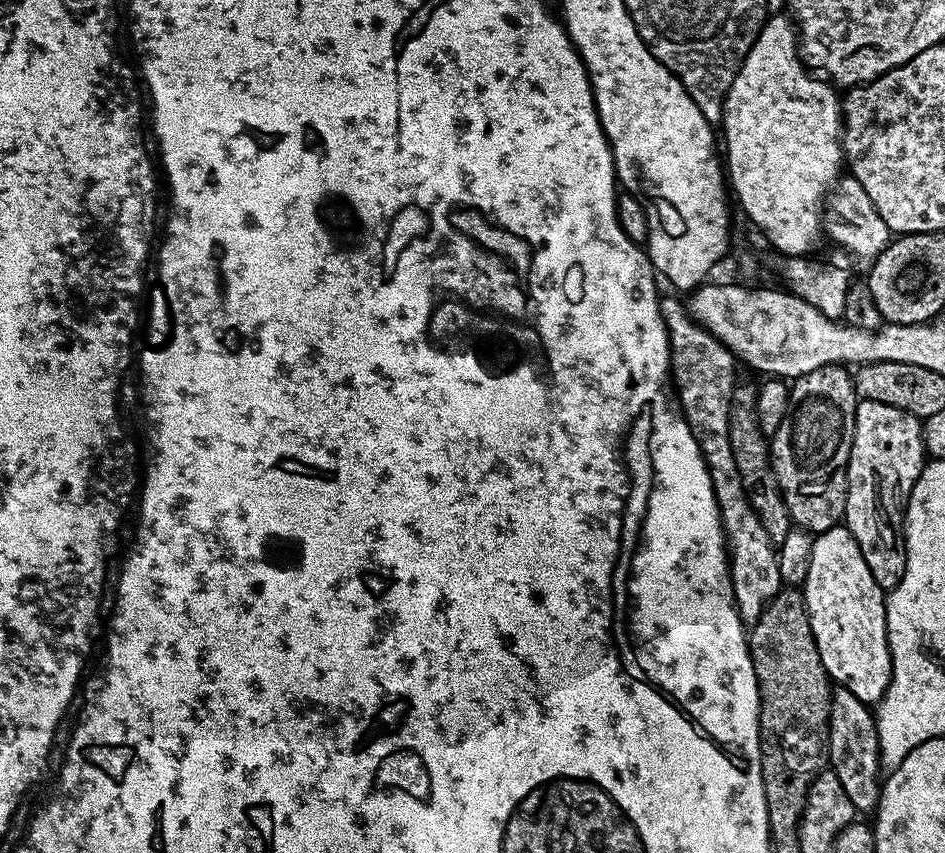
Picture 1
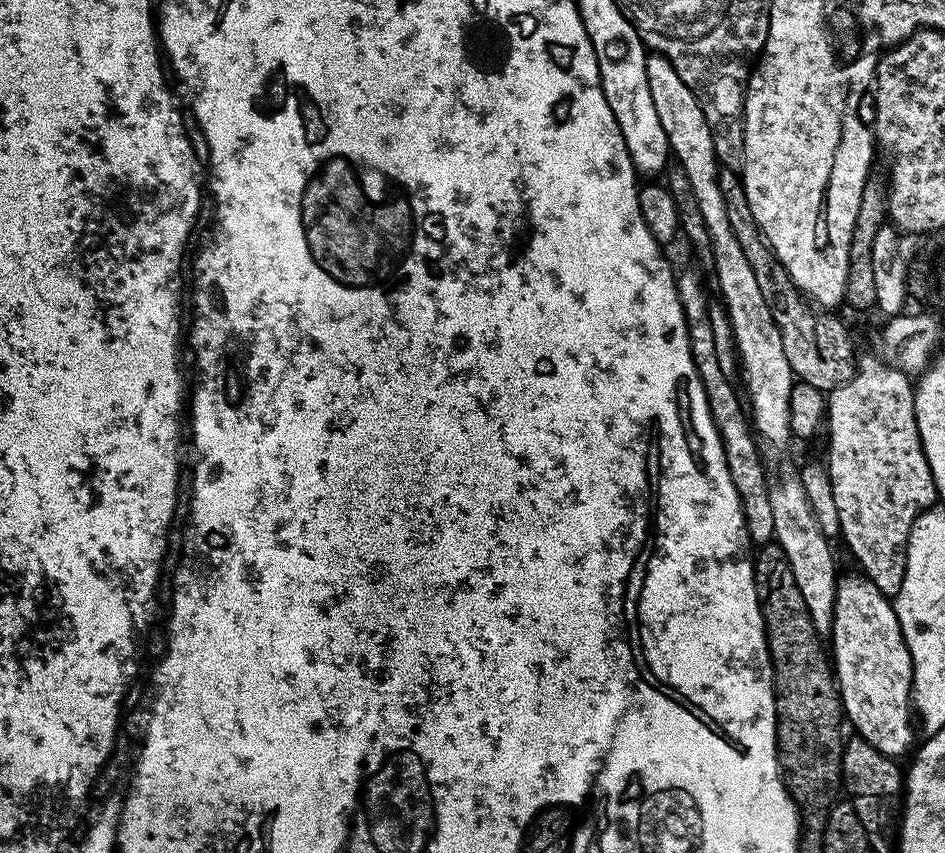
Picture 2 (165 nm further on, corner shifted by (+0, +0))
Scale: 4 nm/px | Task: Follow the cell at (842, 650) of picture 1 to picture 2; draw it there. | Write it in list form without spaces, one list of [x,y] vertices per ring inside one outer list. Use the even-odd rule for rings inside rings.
[[[841,575],[836,582],[836,597],[834,598],[834,618],[830,641],[830,664],[840,690],[840,702],[843,715],[856,727],[855,735],[859,739],[870,742],[874,750],[893,758],[911,749],[912,728],[914,732],[914,709],[912,706],[912,659],[910,650],[904,641],[900,623],[896,617],[893,601],[884,596],[870,582],[867,576]]]

